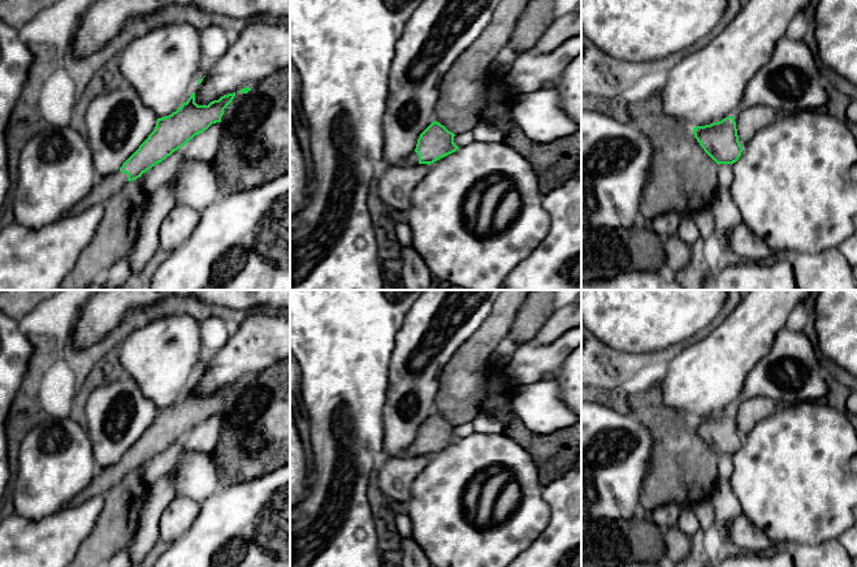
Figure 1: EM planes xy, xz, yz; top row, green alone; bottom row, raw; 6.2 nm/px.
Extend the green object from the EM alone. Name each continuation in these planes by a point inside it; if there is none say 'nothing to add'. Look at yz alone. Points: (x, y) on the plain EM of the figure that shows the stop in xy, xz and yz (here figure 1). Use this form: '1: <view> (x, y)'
nothing to add

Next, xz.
1: xz (412, 450)

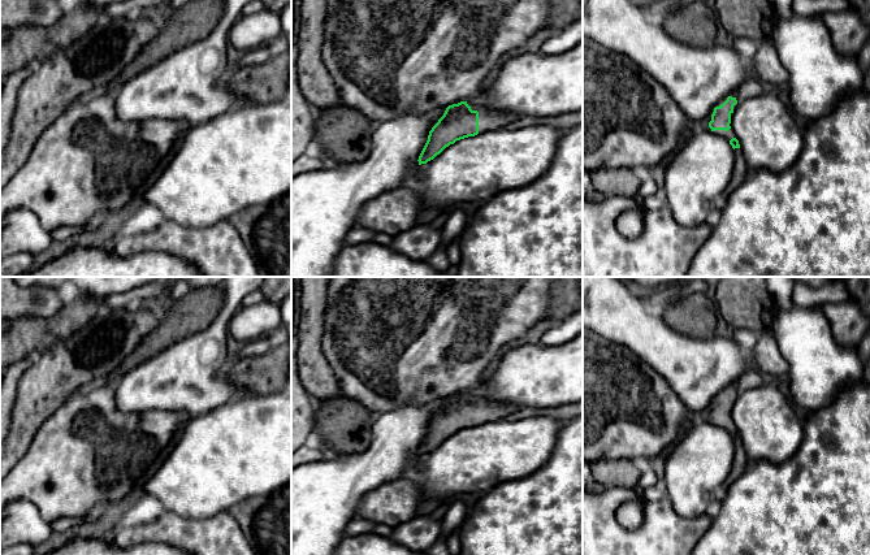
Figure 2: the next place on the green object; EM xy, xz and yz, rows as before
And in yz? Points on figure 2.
1: yz (704, 415)

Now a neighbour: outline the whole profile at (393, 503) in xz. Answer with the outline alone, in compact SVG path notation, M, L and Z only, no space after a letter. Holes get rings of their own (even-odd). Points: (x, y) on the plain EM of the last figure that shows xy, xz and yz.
M402 477L368 491L360 500L356 519L395 528L416 516L421 500L412 478Z

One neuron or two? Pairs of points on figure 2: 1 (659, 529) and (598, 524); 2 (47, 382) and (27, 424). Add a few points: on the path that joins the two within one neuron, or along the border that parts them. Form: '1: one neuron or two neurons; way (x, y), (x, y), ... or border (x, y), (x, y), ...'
1: one neuron; way (644, 537), (614, 537)
2: one neuron; way (39, 393), (29, 413)

